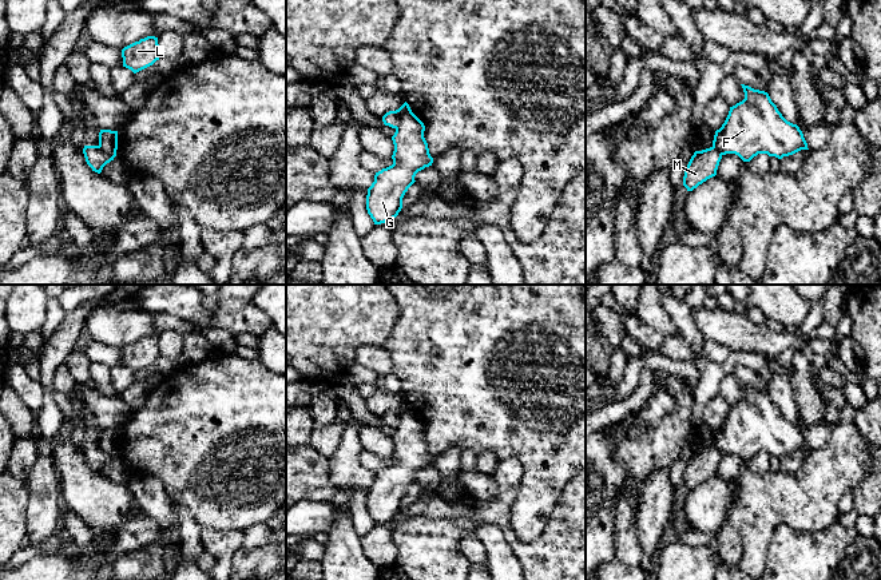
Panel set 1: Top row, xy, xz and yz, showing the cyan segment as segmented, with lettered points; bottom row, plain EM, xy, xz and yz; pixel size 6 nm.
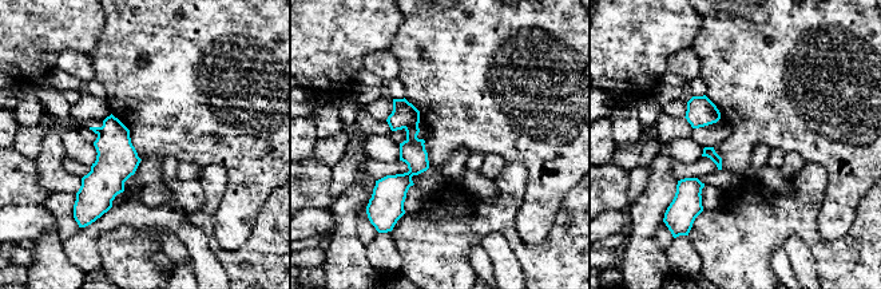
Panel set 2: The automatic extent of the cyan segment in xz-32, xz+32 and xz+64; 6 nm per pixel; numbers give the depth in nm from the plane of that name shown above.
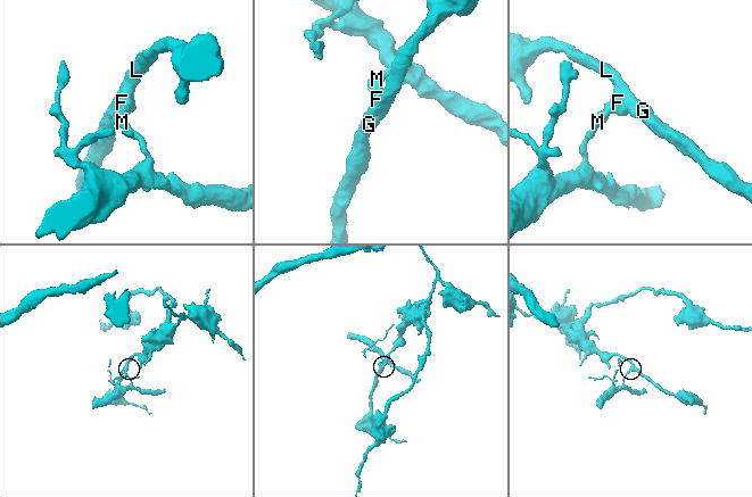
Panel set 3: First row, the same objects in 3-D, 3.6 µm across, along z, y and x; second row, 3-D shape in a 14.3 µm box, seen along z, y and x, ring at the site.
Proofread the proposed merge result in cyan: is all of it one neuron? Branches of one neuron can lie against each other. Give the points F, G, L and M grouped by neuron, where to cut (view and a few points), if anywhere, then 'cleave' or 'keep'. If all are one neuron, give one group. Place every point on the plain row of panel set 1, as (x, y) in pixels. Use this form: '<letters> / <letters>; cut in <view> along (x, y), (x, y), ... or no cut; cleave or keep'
F G L / M; cut in xz along (411, 410), (405, 412), (395, 426); cleave

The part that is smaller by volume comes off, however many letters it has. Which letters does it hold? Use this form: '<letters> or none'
M

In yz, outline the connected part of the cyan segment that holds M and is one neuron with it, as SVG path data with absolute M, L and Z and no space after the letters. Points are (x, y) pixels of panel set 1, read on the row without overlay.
M714 446L695 450L684 469L683 485L687 490L715 476L721 458L722 453Z

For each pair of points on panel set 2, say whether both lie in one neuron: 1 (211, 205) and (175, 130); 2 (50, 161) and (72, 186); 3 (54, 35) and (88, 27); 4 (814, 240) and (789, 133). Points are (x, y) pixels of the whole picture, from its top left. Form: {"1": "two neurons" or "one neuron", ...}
{"1": "two neurons", "2": "one neuron", "3": "one neuron", "4": "two neurons"}

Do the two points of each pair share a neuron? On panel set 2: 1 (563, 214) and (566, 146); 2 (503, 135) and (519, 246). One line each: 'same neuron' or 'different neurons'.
1: different neurons
2: different neurons

